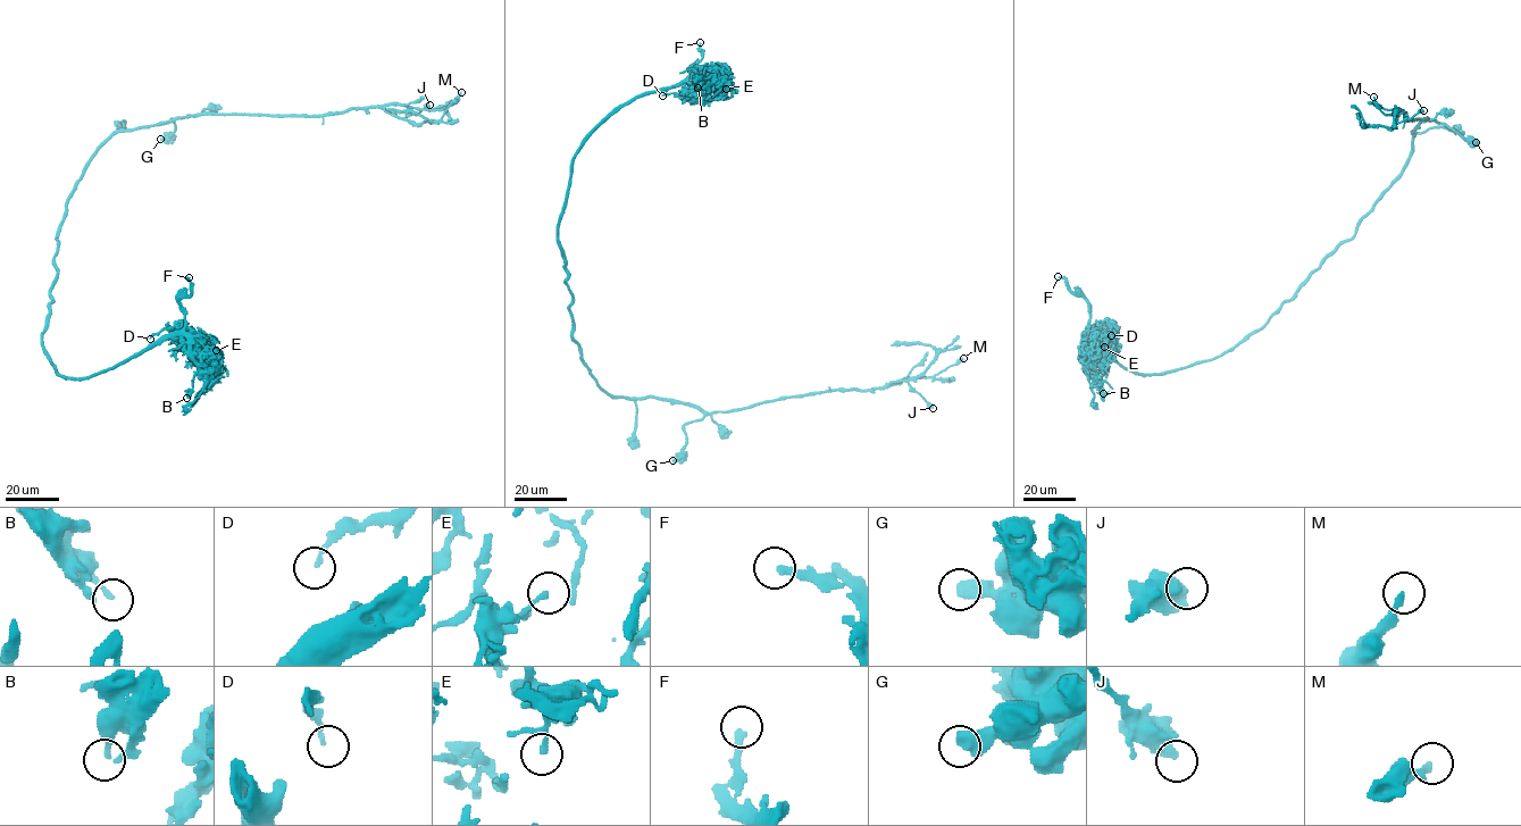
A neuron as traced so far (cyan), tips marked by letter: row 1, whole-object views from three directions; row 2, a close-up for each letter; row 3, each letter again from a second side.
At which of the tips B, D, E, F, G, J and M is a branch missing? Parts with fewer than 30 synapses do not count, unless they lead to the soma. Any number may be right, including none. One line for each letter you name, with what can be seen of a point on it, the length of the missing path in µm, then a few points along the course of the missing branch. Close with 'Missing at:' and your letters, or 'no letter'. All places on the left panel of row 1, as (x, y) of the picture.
F: Place: (189, 277). Missing length about 15 µm. Course of what is missing: (189, 277), (173, 266)
Missing at: F

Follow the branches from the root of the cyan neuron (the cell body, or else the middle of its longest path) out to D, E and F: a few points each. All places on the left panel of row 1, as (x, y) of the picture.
D: (61, 225), (57, 281), (42, 332), (43, 349), (57, 372), (86, 378), (186, 332), (173, 325), (150, 339)
E: (61, 225), (57, 281), (42, 332), (43, 349), (60, 375), (105, 372), (168, 338), (194, 336), (216, 350)
F: (61, 225), (42, 347), (64, 376), (105, 372), (182, 330), (178, 301), (191, 293), (189, 277)

